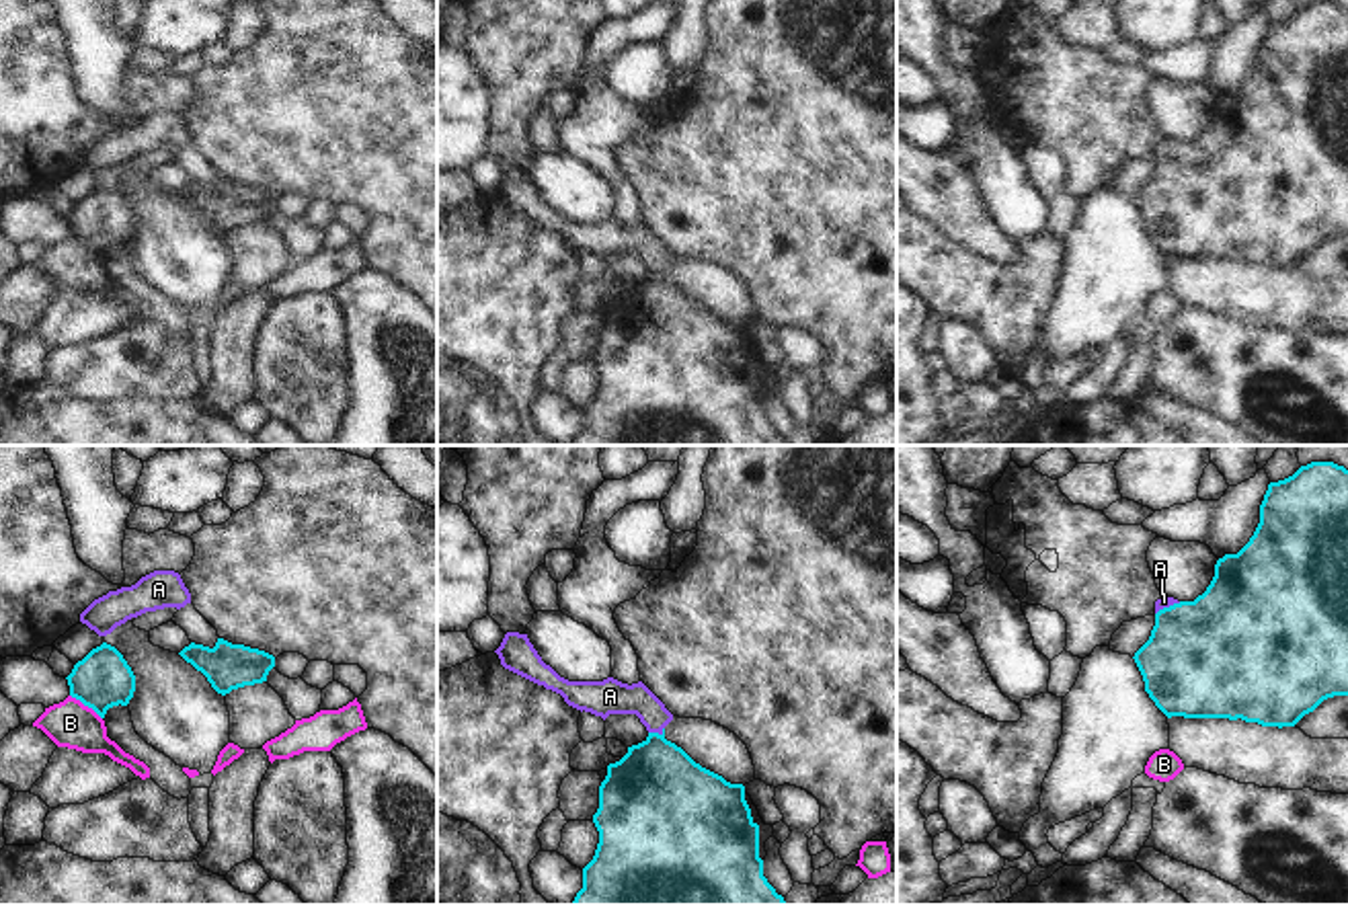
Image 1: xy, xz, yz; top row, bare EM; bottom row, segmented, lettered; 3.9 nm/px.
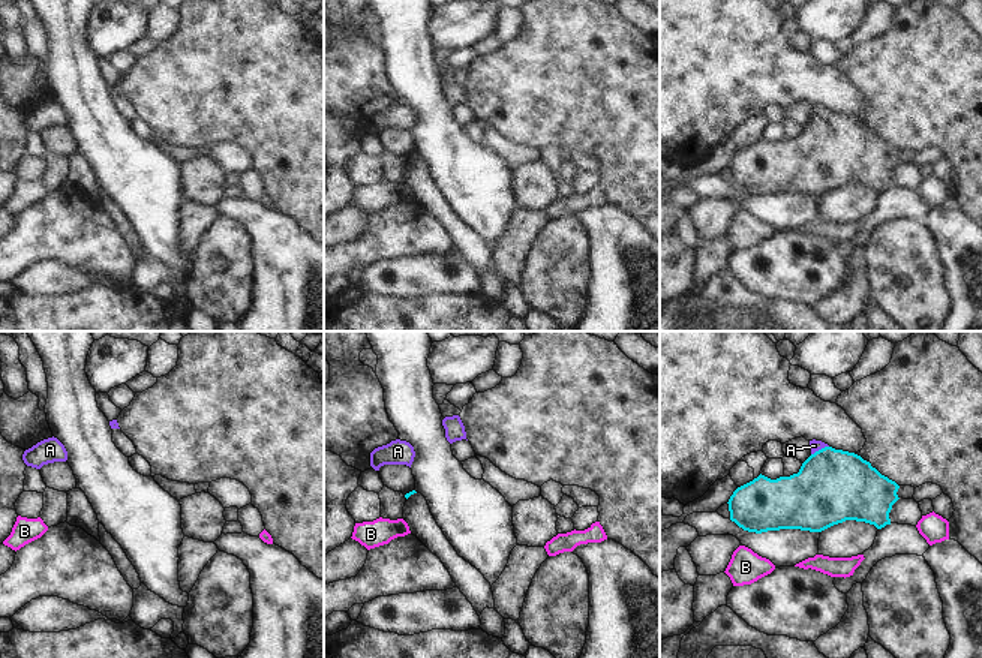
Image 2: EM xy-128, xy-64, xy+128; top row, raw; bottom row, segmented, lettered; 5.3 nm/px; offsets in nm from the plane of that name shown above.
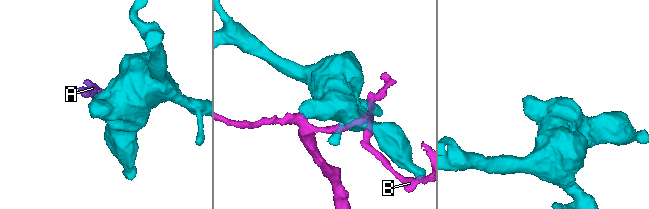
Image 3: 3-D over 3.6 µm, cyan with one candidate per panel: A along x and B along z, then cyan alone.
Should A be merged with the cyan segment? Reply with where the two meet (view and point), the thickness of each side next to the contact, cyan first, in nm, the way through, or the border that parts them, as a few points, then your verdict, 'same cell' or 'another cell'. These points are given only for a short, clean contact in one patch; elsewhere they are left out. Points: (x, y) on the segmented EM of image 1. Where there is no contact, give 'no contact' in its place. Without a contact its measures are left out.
contact xz (657, 733); calibres 400 and 140 nm; way xz (655, 797), (657, 733), (632, 700), (610, 696); same cell

